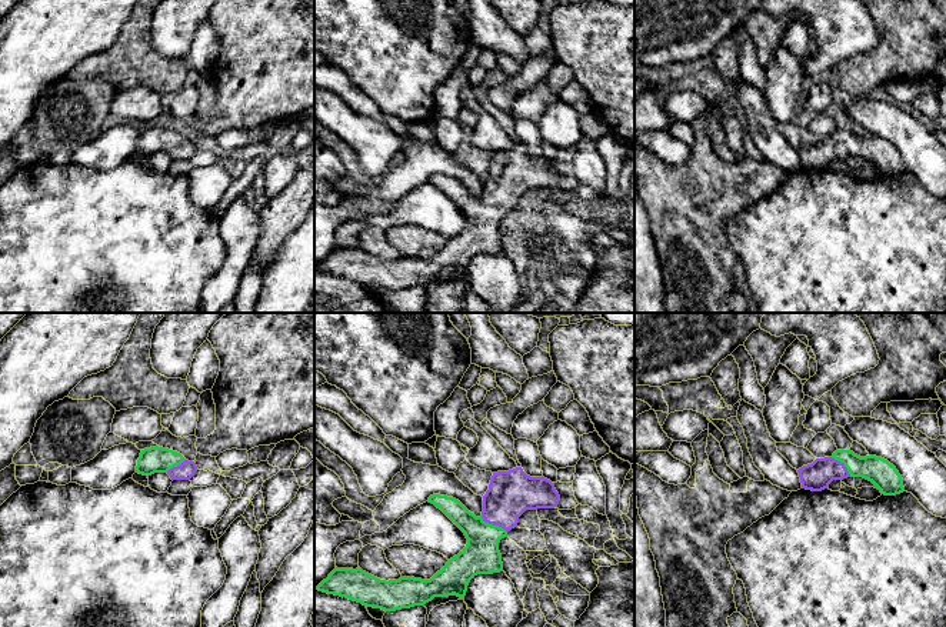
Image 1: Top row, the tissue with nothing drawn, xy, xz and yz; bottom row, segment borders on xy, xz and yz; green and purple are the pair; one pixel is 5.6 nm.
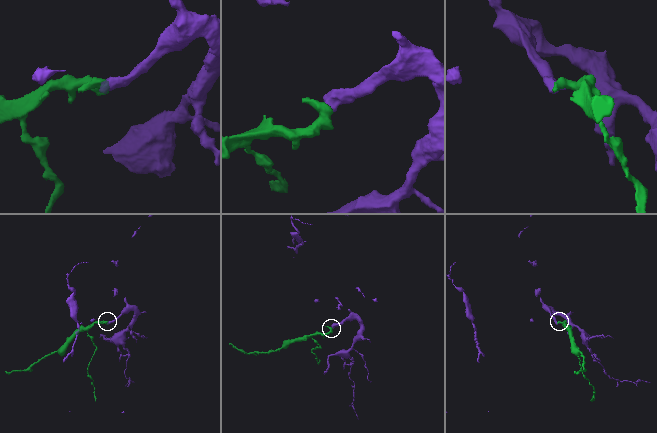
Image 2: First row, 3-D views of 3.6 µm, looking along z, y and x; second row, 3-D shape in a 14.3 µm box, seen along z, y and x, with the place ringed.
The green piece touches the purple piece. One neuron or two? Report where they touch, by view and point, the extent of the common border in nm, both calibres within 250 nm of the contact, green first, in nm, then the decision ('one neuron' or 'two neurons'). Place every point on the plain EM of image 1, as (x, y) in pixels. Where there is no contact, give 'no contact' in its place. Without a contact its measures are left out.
meets green in xz at (492, 204); contact 180 nm long; 200 nm thick on the green side, 260 nm on the other; one neuron

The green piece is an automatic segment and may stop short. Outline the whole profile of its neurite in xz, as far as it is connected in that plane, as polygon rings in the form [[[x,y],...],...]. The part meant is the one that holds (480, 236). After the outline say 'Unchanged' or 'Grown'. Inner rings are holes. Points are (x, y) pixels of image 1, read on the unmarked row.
[[[516,147],[493,153],[480,197],[453,177],[433,174],[427,181],[440,189],[467,219],[466,227],[430,260],[400,257],[386,261],[362,249],[336,247],[316,269],[384,291],[424,286],[434,277],[454,274],[464,279],[474,256],[503,251],[499,223],[517,207],[519,197],[526,190],[557,187],[560,176],[550,160],[530,157]]]. Grown

